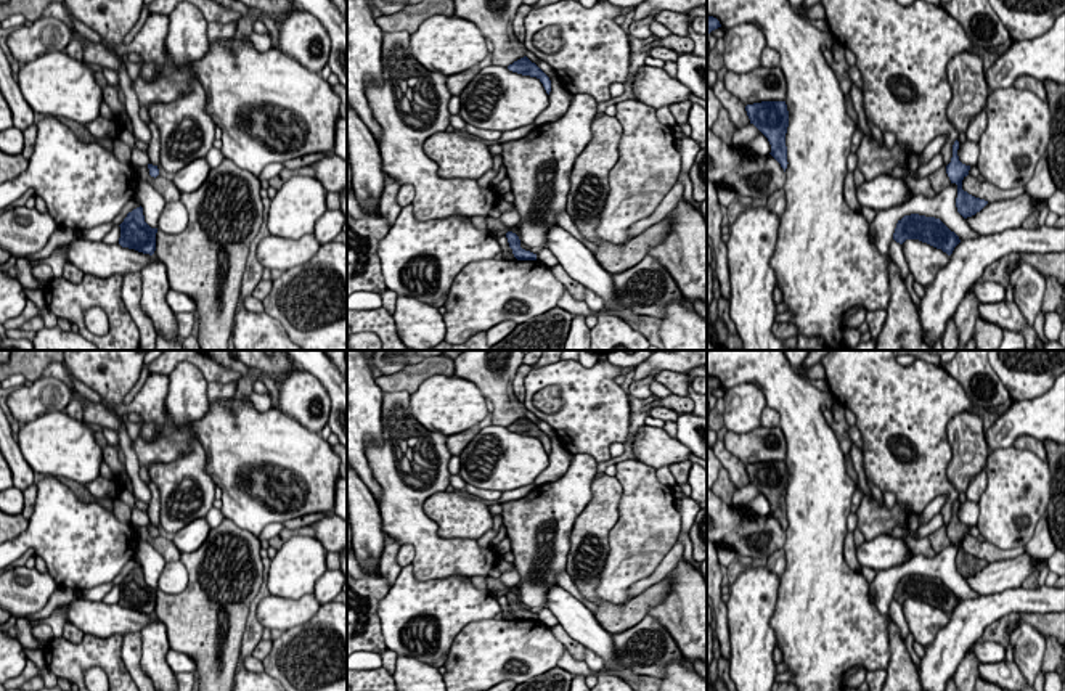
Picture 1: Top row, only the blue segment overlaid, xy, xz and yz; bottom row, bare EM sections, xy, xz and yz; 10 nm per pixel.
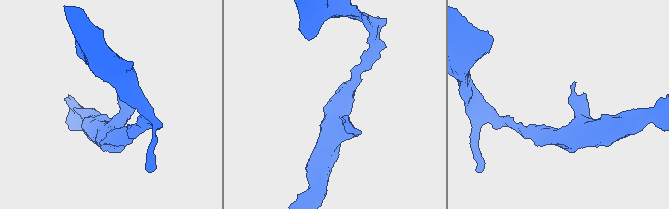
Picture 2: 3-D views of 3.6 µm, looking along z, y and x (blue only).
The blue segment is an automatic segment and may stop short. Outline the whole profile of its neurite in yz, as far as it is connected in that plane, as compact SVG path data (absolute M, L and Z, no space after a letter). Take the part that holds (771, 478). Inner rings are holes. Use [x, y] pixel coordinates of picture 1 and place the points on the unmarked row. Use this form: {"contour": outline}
{"contour": "M761 461L745 466L750 484L753 484L769 501L771 516L787 529L785 493L789 487L789 471L785 461Z"}

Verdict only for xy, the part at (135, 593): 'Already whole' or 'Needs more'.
Already whole

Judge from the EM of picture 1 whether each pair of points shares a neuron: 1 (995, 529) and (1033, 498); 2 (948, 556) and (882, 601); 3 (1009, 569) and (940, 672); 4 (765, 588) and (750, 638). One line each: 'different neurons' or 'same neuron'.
1: same neuron
2: same neuron
3: different neurons
4: same neuron

